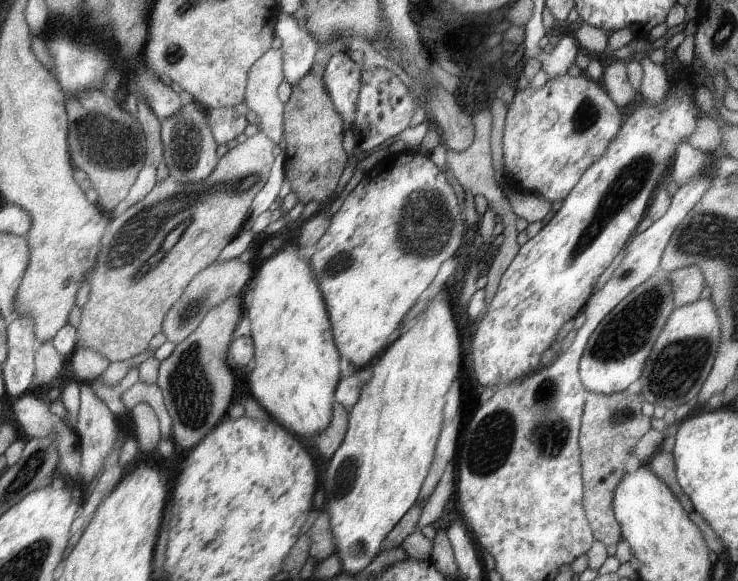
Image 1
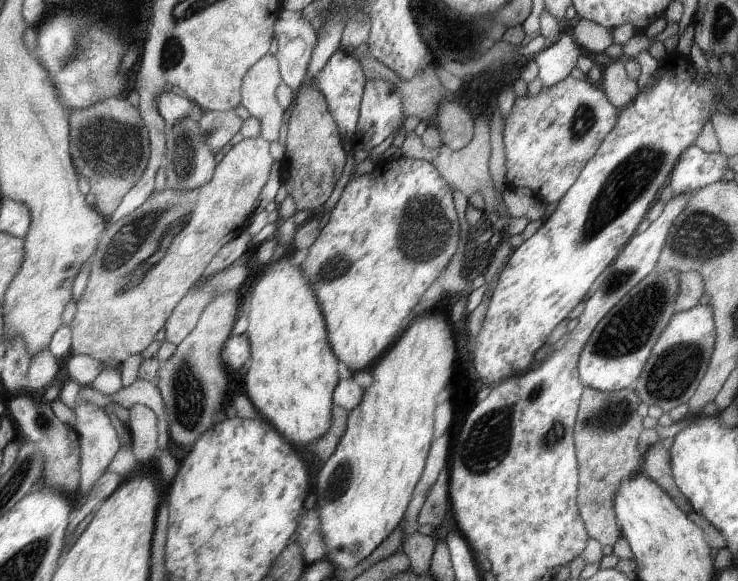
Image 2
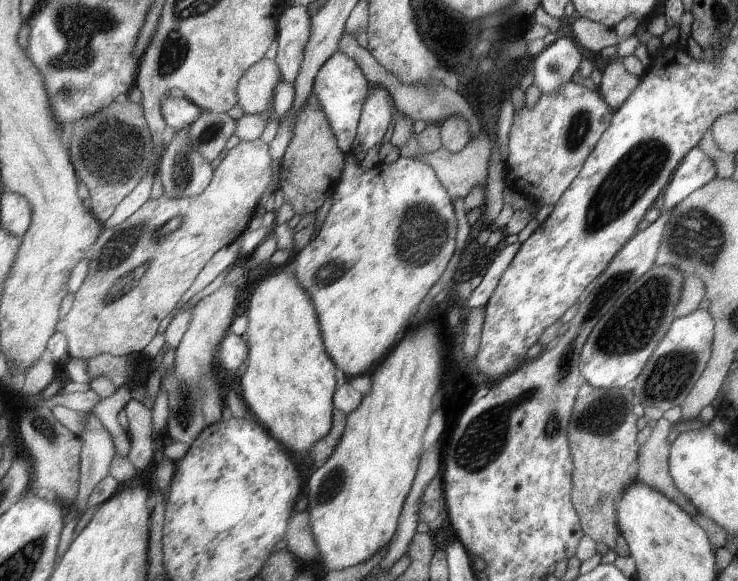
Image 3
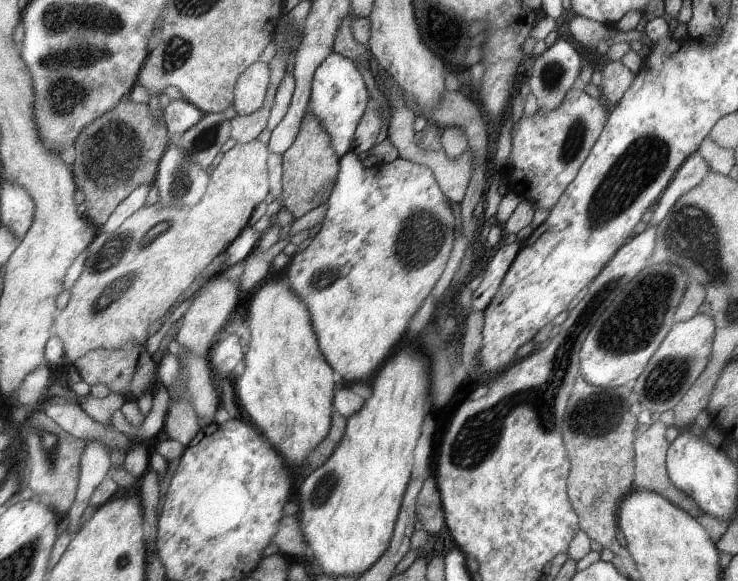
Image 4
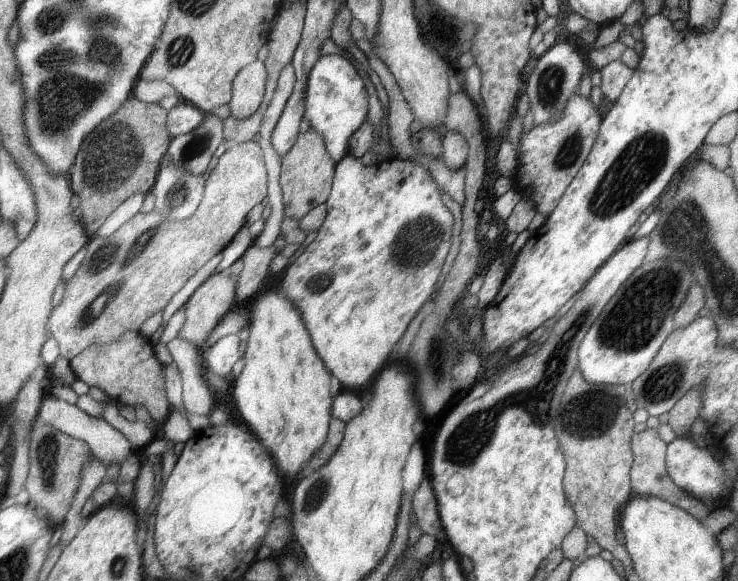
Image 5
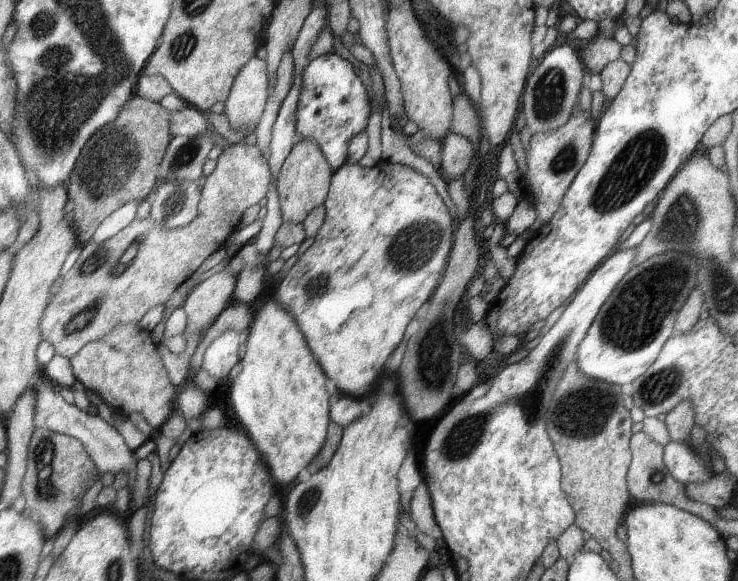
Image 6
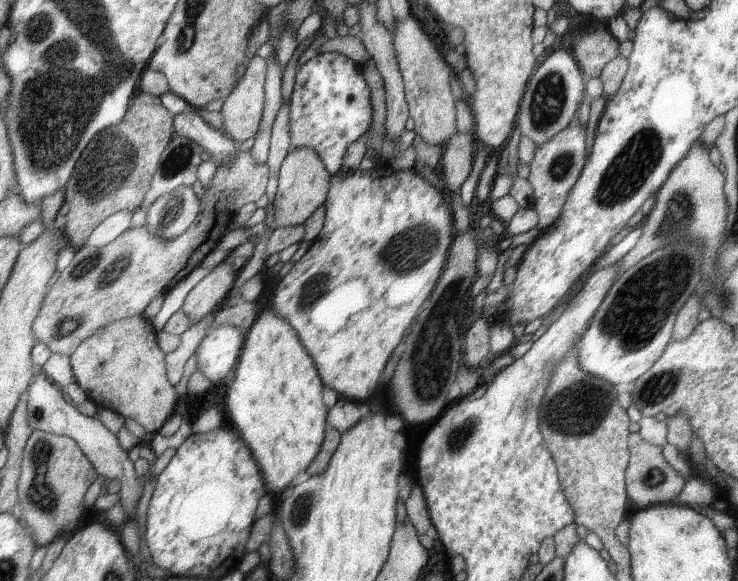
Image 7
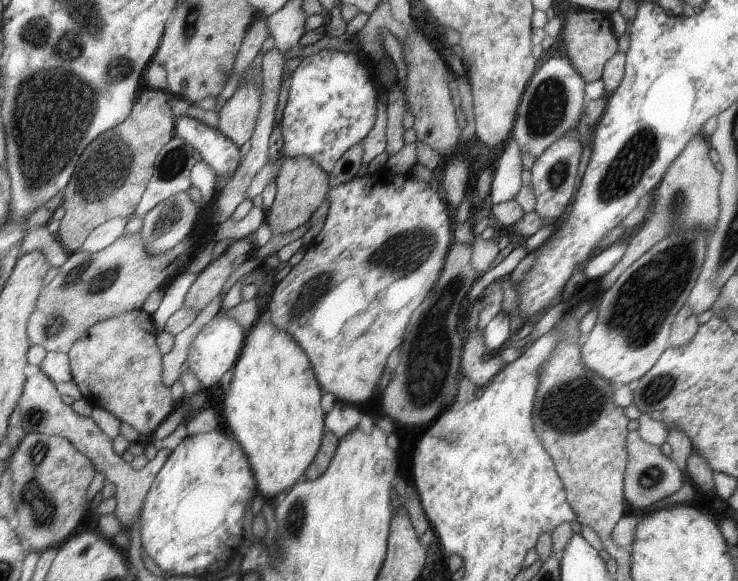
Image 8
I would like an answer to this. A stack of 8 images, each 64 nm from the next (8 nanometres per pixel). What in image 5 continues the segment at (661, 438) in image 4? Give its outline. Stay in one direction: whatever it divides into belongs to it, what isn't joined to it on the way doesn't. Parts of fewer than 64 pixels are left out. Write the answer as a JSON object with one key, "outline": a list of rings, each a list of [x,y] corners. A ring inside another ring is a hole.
{"outline":[[[645,428],[642,432],[633,435],[633,468],[632,468],[632,488],[636,496],[655,496],[669,504],[676,505],[685,512],[692,514],[698,521],[709,514],[709,508],[694,496],[687,494],[685,489],[679,488],[672,477],[668,475],[667,466],[664,464],[667,456],[667,445],[651,428]]]}

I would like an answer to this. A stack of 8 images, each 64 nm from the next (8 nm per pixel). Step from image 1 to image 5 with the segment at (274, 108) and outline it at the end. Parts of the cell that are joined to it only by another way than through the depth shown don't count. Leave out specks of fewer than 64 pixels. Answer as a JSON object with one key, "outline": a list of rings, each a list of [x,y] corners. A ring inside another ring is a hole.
{"outline":[[[253,60],[236,75],[232,83],[232,98],[229,99],[230,115],[241,120],[249,118],[263,102],[267,86],[267,66]]]}

